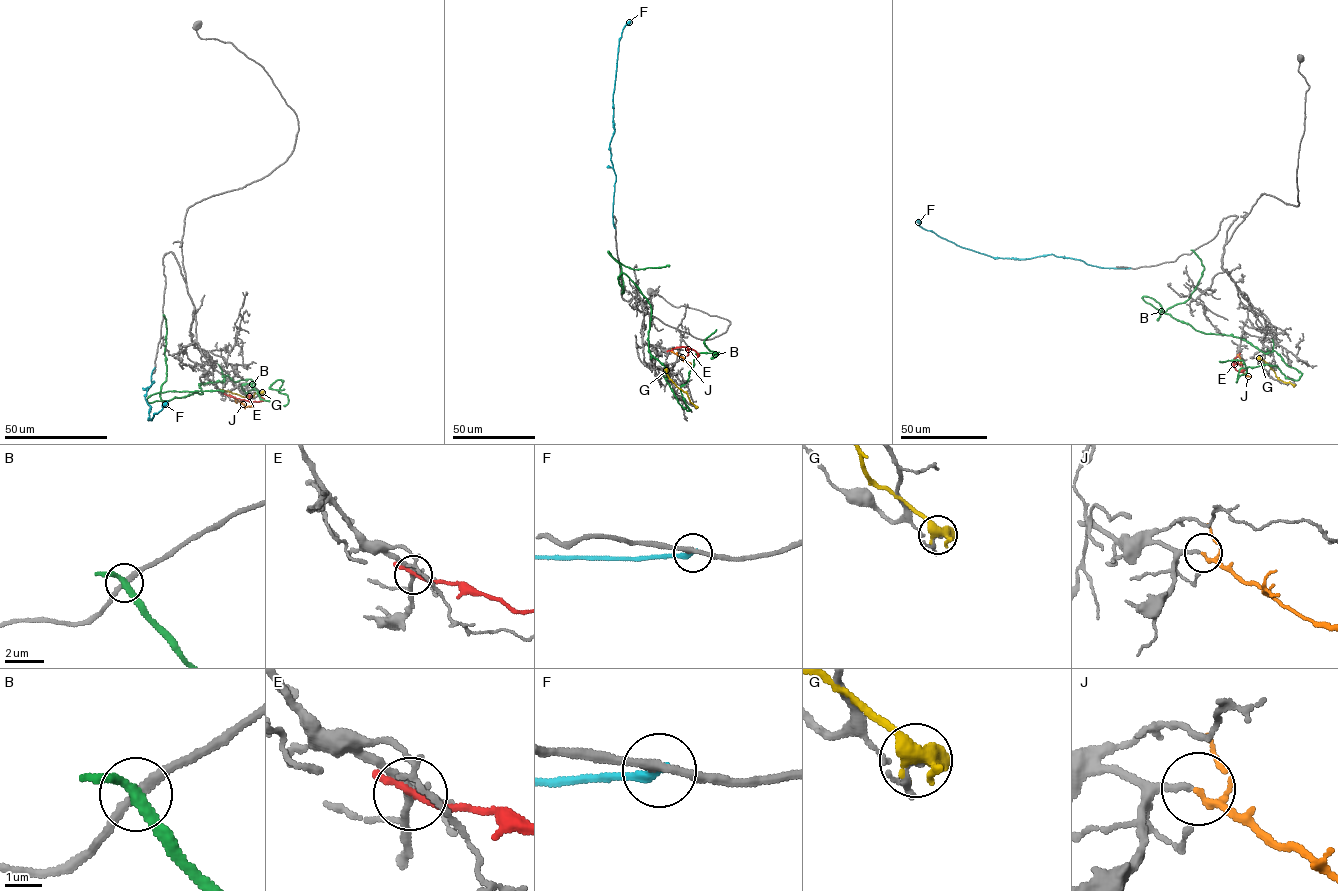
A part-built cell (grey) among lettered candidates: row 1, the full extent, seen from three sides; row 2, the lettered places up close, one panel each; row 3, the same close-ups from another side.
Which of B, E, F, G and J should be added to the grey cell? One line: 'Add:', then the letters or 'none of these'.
Add: J

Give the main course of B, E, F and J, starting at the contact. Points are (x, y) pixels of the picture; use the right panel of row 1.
B: (1193, 250), (1198, 285), (1163, 312), (1275, 351), (1302, 374), (1262, 364), (1236, 382), (1243, 360), (1219, 361)
E: (1239, 354), (1233, 365), (1239, 372), (1244, 370)
F: (1130, 268), (1102, 268), (1052, 254), (1022, 259), (992, 257), (925, 230), (919, 225), (917, 219)
J: (1239, 356), (1242, 371), (1251, 376)

